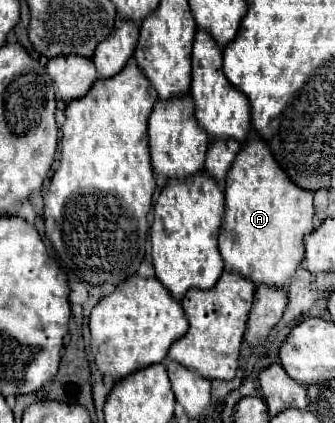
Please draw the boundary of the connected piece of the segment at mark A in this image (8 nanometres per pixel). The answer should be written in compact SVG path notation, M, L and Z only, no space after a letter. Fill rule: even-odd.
M253 133L241 147L239 157L235 157L235 165L231 165L231 173L227 173L225 181L225 215L219 229L219 249L225 261L225 269L237 271L245 275L255 285L289 285L293 281L297 265L303 261L305 253L305 237L313 231L313 193L299 189L287 173L283 173L281 165L271 157L271 149L267 143Z

